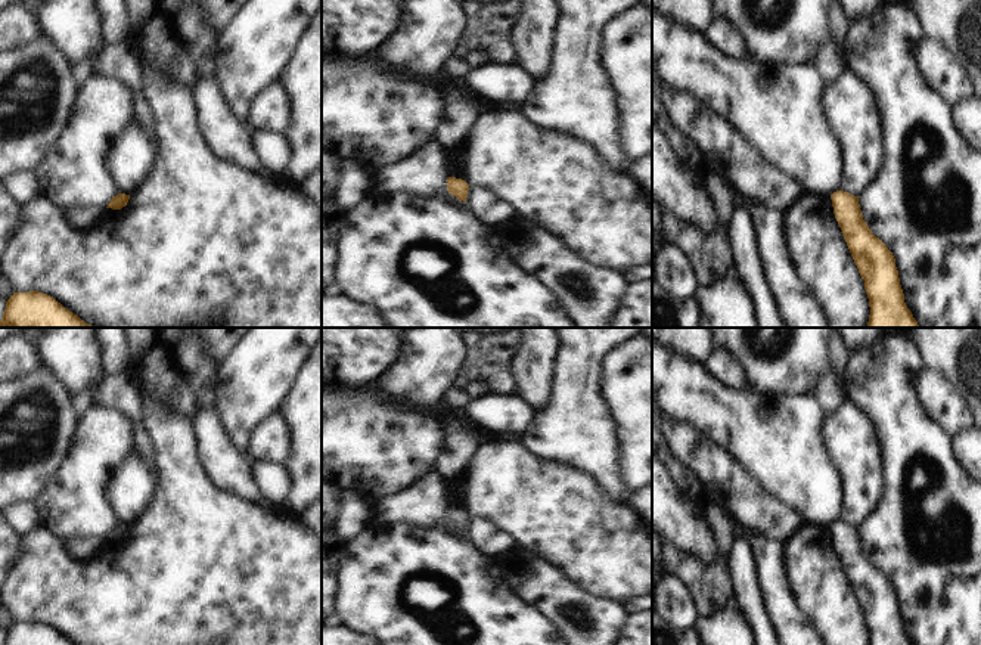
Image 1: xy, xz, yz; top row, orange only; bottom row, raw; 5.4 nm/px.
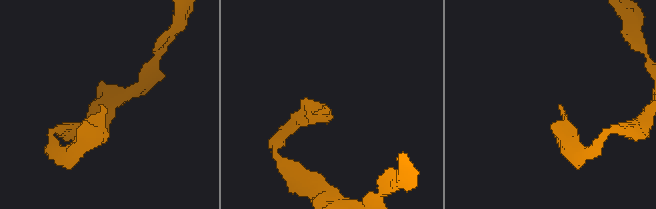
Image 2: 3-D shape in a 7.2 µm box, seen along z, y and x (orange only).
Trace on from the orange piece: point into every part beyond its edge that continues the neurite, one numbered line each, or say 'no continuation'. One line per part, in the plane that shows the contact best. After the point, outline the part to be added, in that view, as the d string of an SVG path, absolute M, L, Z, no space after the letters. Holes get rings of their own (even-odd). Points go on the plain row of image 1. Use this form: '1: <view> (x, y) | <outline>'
no continuation

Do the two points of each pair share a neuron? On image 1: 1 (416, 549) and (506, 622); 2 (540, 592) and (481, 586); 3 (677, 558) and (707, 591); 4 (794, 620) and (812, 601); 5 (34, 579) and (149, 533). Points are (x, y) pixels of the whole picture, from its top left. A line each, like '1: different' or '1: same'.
1: same
2: different
3: same
4: different
5: same

